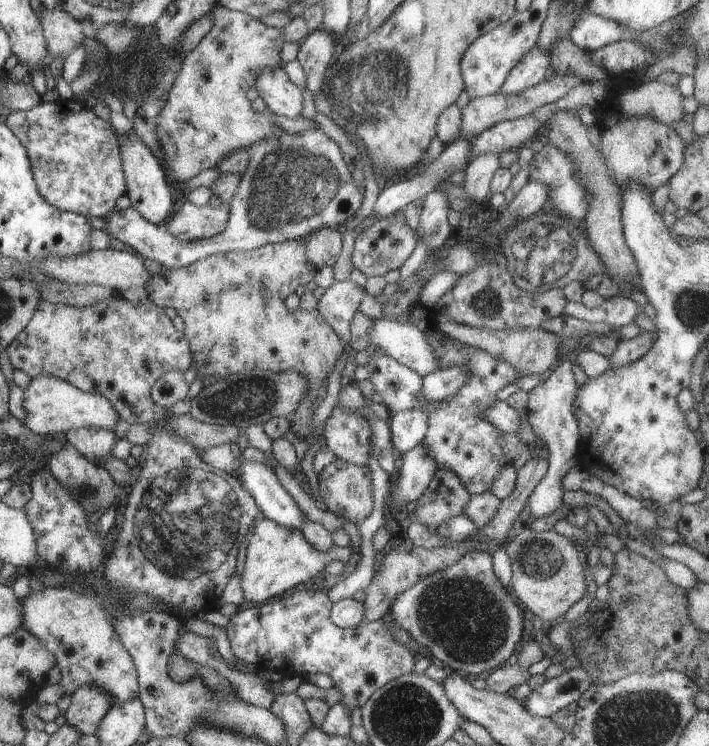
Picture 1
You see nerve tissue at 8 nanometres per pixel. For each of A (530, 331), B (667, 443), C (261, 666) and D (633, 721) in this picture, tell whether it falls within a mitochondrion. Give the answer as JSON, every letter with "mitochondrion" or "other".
{"A":"other","B":"other","C":"other","D":"mitochondrion"}

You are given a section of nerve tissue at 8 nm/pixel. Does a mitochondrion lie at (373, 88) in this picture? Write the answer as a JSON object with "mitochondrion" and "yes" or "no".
{"mitochondrion":"yes"}

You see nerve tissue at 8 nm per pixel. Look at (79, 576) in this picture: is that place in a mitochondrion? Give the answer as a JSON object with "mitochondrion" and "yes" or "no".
{"mitochondrion":"no"}

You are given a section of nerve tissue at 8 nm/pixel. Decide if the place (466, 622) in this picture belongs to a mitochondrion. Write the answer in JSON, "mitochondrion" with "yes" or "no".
{"mitochondrion":"yes"}

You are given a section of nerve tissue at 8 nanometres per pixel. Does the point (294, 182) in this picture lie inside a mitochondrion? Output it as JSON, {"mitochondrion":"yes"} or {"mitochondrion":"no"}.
{"mitochondrion":"yes"}

